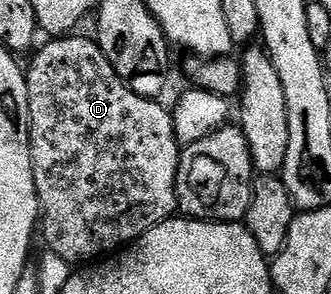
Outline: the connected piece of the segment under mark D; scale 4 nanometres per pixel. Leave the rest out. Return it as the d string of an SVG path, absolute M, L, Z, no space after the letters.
M51 37L47 46L33 55L30 70L28 66L25 71L30 155L45 249L71 264L94 264L129 246L156 224L175 217L182 150L173 113L167 107L165 110L161 101L132 92L93 37L74 37Z

